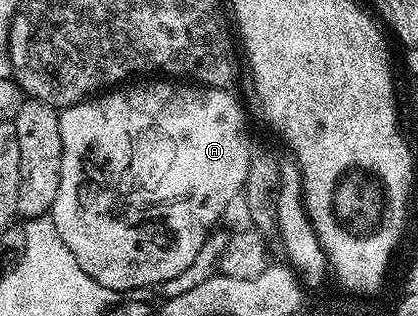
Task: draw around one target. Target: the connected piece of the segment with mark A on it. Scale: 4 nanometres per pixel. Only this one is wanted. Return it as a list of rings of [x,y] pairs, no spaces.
[[[149,79],[146,85],[126,84],[100,95],[90,96],[77,105],[69,105],[59,112],[59,135],[63,139],[63,159],[61,160],[61,178],[59,195],[51,216],[59,235],[64,237],[71,255],[91,279],[103,283],[103,287],[124,291],[124,289],[145,289],[148,285],[158,287],[164,280],[174,279],[194,263],[199,249],[209,234],[218,228],[228,203],[242,192],[247,179],[249,166],[249,137],[245,134],[245,113],[241,105],[228,89],[210,89],[196,83],[182,83],[177,79]]]

